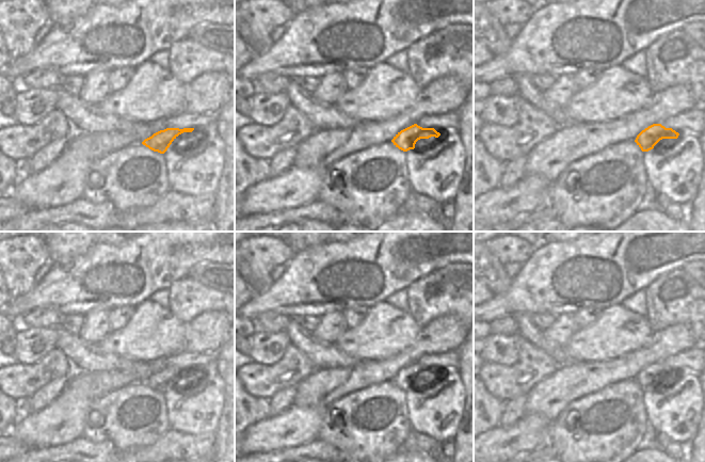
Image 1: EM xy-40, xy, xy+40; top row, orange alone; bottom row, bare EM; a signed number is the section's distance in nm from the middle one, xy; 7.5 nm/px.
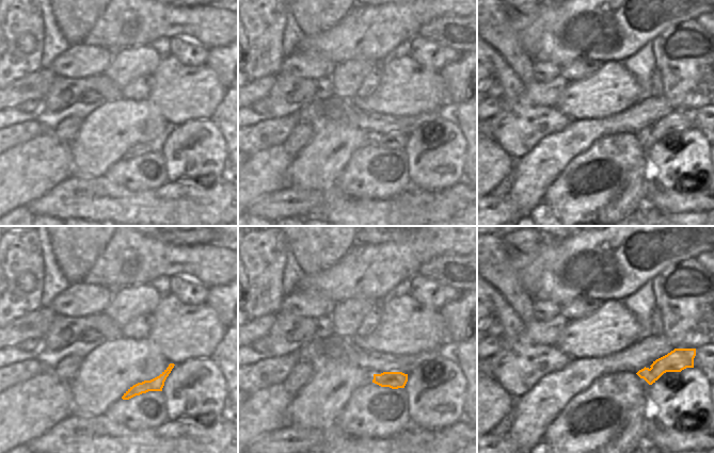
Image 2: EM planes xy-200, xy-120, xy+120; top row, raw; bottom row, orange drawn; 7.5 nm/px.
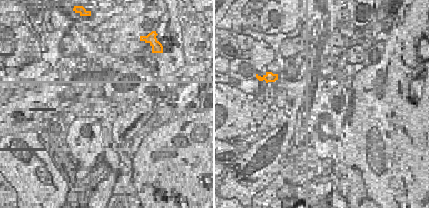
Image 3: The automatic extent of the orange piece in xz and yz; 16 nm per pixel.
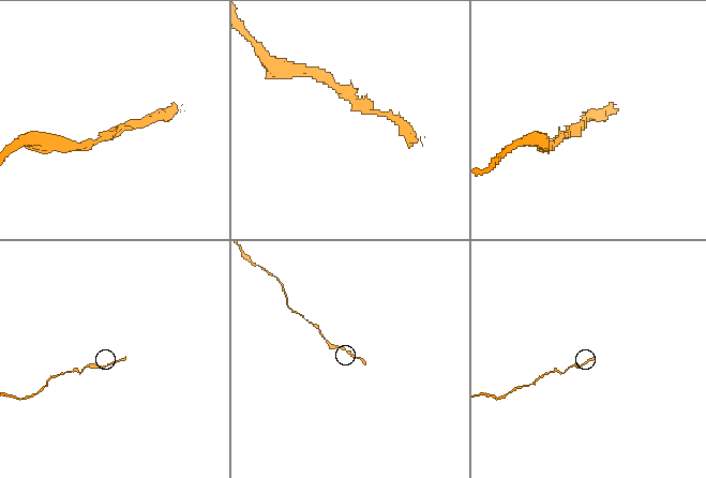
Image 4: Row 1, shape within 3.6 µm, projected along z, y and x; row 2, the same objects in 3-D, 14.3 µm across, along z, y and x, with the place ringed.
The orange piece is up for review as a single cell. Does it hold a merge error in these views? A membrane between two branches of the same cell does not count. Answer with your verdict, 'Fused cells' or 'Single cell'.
Single cell.

